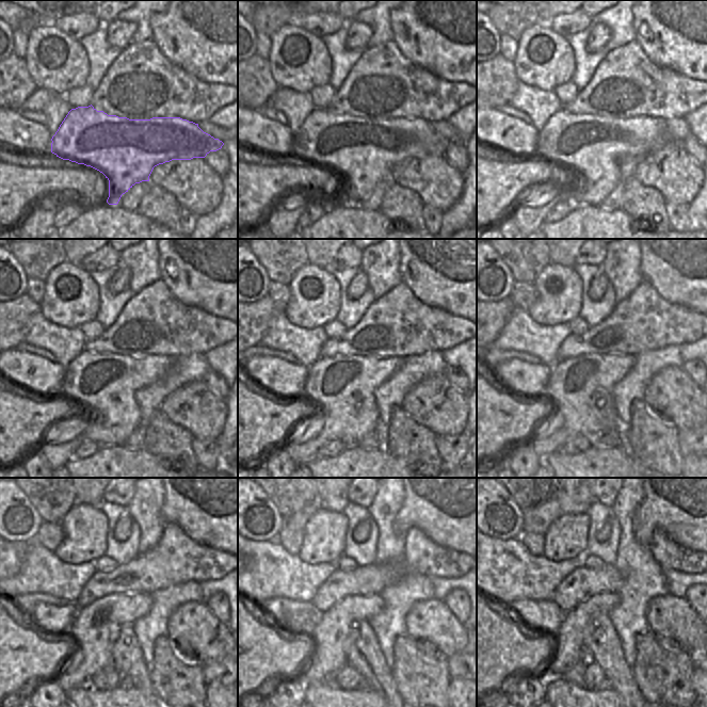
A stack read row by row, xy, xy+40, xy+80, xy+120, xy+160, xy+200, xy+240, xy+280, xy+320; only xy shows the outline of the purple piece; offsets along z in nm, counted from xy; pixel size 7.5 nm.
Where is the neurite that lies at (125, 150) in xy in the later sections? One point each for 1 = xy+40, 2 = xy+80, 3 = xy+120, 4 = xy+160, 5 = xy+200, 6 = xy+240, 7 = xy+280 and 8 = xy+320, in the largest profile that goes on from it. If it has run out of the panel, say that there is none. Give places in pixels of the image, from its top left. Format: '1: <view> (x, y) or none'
1: xy+40 (364, 150)
2: xy+80 (590, 146)
3: xy+120 (105, 385)
4: xy+160 (342, 387)
5: xy+200 (575, 385)
6: xy+240 (95, 628)
7: xy+280 (330, 635)
8: xy+320 (568, 639)

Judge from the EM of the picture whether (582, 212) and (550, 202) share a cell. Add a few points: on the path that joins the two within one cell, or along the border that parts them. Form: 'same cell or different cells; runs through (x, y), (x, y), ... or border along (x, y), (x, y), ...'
different cells; border along (576, 204), (591, 204), (598, 207)

